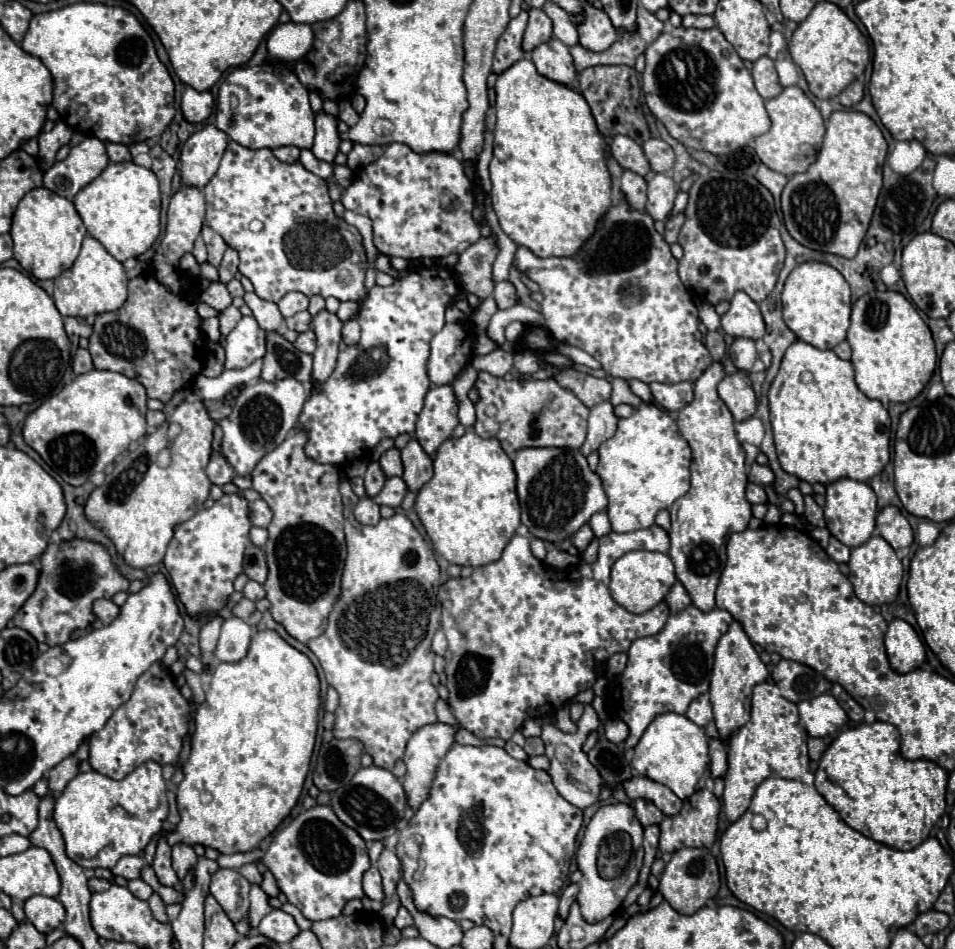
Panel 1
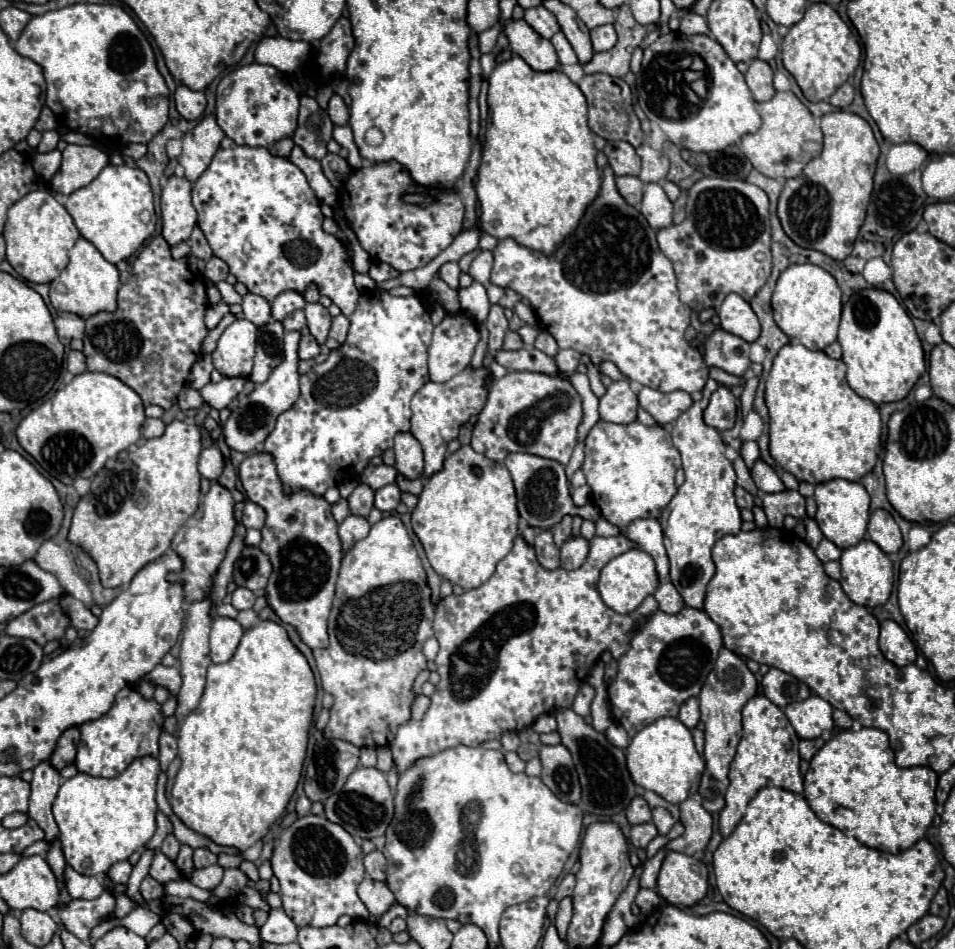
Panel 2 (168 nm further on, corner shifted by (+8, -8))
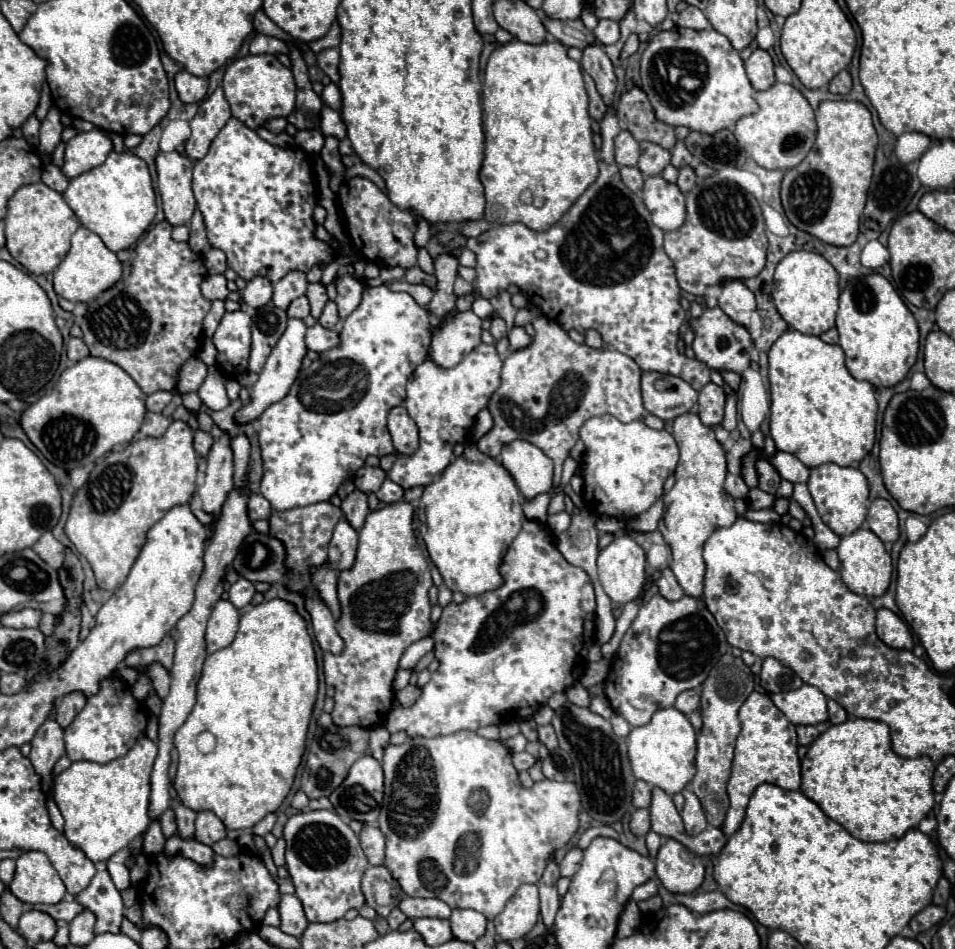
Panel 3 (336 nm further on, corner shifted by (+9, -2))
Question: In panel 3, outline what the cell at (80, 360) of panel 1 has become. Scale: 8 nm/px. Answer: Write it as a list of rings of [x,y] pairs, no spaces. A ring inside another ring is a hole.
[[[71,338],[67,344],[67,356],[69,356],[69,360],[79,362],[81,358],[89,356],[89,348],[85,346],[85,342],[81,338]]]

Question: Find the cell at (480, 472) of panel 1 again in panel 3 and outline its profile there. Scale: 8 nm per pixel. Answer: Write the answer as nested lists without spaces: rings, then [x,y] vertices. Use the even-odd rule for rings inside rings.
[[[467,444],[465,452],[459,458],[455,458],[437,480],[425,486],[423,496],[419,500],[419,508],[417,508],[419,532],[427,544],[431,560],[439,568],[443,582],[451,592],[477,596],[501,586],[501,576],[497,568],[501,564],[505,550],[521,530],[523,502],[525,498],[521,498],[521,492],[513,482],[511,474],[495,458],[481,454],[475,444]]]

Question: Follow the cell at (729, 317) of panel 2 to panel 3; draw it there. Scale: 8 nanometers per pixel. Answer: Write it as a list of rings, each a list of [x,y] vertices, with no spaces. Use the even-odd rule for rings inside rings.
[[[727,282],[719,296],[719,308],[737,324],[749,326],[749,318],[755,310],[755,296],[743,282]]]

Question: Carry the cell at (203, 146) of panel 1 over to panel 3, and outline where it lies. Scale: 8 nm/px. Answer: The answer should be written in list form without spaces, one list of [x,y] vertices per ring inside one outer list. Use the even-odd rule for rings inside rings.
[[[217,88],[209,98],[199,104],[195,118],[189,122],[191,136],[185,142],[187,158],[191,158],[193,162],[201,160],[207,154],[213,138],[219,134],[219,130],[227,124],[229,118],[229,104],[225,102],[223,90]]]

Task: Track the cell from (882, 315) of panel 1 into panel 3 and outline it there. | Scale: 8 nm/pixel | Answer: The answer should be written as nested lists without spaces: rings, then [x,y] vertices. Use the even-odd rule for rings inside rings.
[[[869,274],[855,278],[847,284],[839,298],[837,330],[841,336],[841,348],[845,352],[845,364],[853,378],[865,380],[875,388],[893,388],[909,374],[919,352],[919,328],[913,314],[897,296],[889,280],[881,274]]]

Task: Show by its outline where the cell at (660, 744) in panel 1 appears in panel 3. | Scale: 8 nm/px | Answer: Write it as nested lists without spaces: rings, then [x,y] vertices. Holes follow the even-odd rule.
[[[677,708],[657,710],[649,724],[633,728],[627,736],[629,762],[637,780],[661,788],[667,794],[681,792],[695,776],[695,754],[697,754],[697,734],[689,724],[687,716]]]

